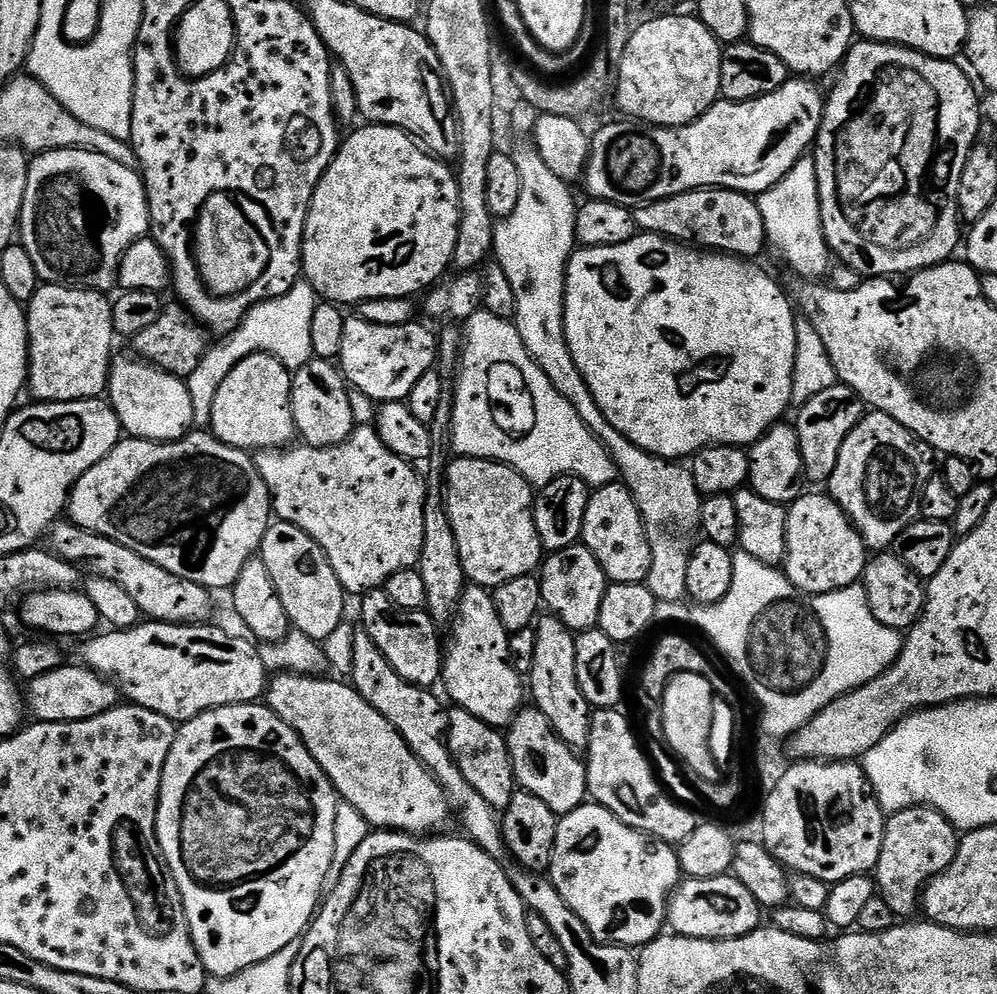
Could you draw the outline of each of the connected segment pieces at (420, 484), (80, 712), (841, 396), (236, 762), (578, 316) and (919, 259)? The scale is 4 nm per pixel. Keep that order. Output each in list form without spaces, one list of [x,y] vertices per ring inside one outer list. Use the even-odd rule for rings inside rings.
[[[358,426],[352,431],[350,438],[346,442],[342,442],[333,448],[296,447],[266,448],[257,451],[254,456],[256,468],[262,474],[262,478],[268,487],[268,493],[272,496],[273,513],[283,523],[298,526],[306,534],[310,534],[310,538],[314,538],[318,542],[318,546],[322,546],[330,566],[334,566],[334,574],[338,574],[338,582],[343,586],[345,593],[352,595],[353,592],[356,598],[363,597],[373,590],[383,589],[384,583],[390,578],[390,574],[398,574],[398,570],[416,568],[419,565],[420,555],[422,554],[422,538],[424,537],[422,518],[424,517],[424,503],[428,497],[428,489],[422,476],[420,480],[419,474],[412,469],[415,467],[398,454],[391,452],[386,446],[386,442],[382,442],[382,438],[377,434],[375,427]]]
[[[62,666],[42,678],[31,681],[26,688],[26,708],[37,721],[45,724],[65,724],[75,720],[94,718],[118,703],[118,689],[115,684],[99,676],[87,666],[68,668]]]
[[[837,382],[830,386],[830,390],[825,390],[823,394],[810,398],[810,402],[799,405],[797,412],[800,413],[794,419],[794,427],[802,450],[805,477],[809,481],[812,479],[826,482],[834,474],[842,442],[846,442],[850,430],[854,430],[854,426],[858,426],[858,422],[866,415],[866,405],[853,388]]]
[[[263,703],[212,708],[192,720],[183,721],[177,727],[174,746],[170,746],[170,754],[162,770],[160,801],[156,803],[156,833],[164,863],[168,865],[180,891],[198,958],[209,977],[236,976],[258,962],[266,962],[266,958],[278,954],[278,950],[286,950],[286,946],[297,943],[308,931],[325,895],[326,874],[330,874],[330,862],[334,858],[334,814],[337,803],[336,789],[332,787],[322,766],[318,766],[318,762],[310,754],[308,747],[300,741],[300,735]]]
[[[637,234],[630,242],[622,242],[618,246],[606,246],[605,248],[581,247],[579,250],[573,251],[571,258],[568,260],[568,272],[564,275],[564,329],[566,330],[566,342],[570,346],[570,354],[574,354],[574,366],[578,366],[578,370],[582,370],[582,378],[586,378],[586,386],[590,386],[590,394],[594,398],[594,402],[598,402],[598,410],[602,410],[602,414],[606,414],[606,422],[610,422],[610,426],[614,426],[614,430],[618,430],[618,434],[630,438],[630,442],[634,442],[634,446],[646,450],[652,456],[659,456],[662,460],[680,462],[685,458],[695,456],[697,452],[708,448],[711,444],[751,446],[757,440],[762,439],[775,424],[779,424],[785,419],[784,411],[790,408],[792,404],[797,319],[798,316],[794,311],[793,301],[792,304],[788,301],[787,294],[756,265],[756,262],[748,258],[730,256],[711,250],[697,250],[695,247],[685,246],[675,240],[667,240],[665,236]]]
[[[861,39],[859,42],[853,43],[836,78],[836,85],[833,86],[832,93],[827,93],[826,96],[824,117],[820,123],[820,132],[816,136],[814,145],[822,226],[829,253],[839,263],[857,272],[861,278],[904,278],[922,268],[932,268],[936,264],[951,261],[955,257],[952,255],[955,254],[956,247],[959,244],[961,247],[962,244],[958,182],[962,182],[962,166],[966,166],[966,158],[980,135],[981,97],[976,96],[974,86],[967,80],[966,74],[958,68],[955,62],[936,60],[933,56],[924,56],[920,52],[913,52],[911,48],[901,48],[899,44],[878,44],[874,40]]]

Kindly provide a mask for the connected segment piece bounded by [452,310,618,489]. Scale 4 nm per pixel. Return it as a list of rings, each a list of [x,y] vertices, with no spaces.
[[[483,310],[475,312],[468,319],[462,332],[462,351],[456,382],[457,384],[454,385],[456,397],[452,403],[452,446],[457,457],[473,456],[475,460],[496,460],[499,464],[507,464],[509,468],[514,469],[521,478],[537,489],[545,488],[547,484],[554,482],[554,478],[559,476],[577,476],[586,481],[593,489],[603,488],[605,484],[611,484],[617,479],[616,461],[608,453],[602,441],[589,430],[586,422],[582,422],[582,418],[578,418],[578,410],[574,410],[574,406],[566,398],[562,398],[562,394],[558,394],[558,390],[554,390],[550,378],[546,378],[546,374],[537,366],[534,358],[530,358],[513,321],[494,318],[494,314]]]

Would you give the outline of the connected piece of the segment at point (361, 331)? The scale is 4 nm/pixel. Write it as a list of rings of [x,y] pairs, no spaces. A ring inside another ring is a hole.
[[[352,314],[344,322],[338,367],[349,385],[368,395],[372,401],[380,404],[389,404],[395,400],[404,402],[410,390],[414,390],[414,385],[421,380],[422,374],[437,367],[437,343],[437,333],[423,328],[420,322],[378,326],[374,322],[366,322],[358,314]]]

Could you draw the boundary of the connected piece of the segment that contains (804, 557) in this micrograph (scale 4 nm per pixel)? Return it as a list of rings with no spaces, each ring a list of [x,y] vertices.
[[[805,491],[793,504],[787,505],[786,554],[782,571],[789,582],[807,596],[830,594],[864,579],[870,559],[870,549],[852,524],[852,519],[834,502],[820,492]]]

